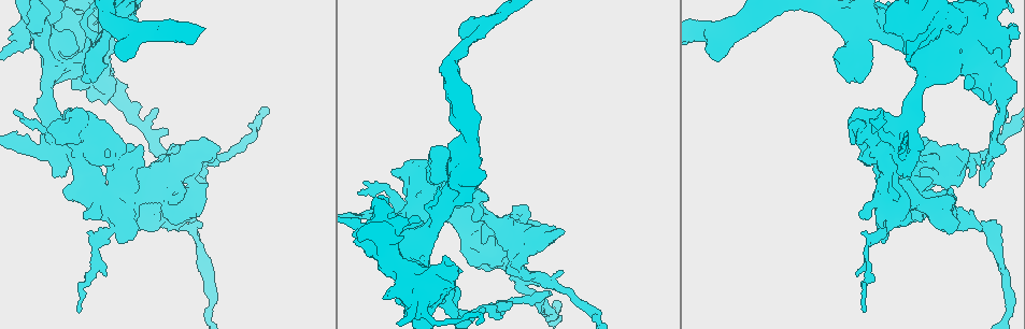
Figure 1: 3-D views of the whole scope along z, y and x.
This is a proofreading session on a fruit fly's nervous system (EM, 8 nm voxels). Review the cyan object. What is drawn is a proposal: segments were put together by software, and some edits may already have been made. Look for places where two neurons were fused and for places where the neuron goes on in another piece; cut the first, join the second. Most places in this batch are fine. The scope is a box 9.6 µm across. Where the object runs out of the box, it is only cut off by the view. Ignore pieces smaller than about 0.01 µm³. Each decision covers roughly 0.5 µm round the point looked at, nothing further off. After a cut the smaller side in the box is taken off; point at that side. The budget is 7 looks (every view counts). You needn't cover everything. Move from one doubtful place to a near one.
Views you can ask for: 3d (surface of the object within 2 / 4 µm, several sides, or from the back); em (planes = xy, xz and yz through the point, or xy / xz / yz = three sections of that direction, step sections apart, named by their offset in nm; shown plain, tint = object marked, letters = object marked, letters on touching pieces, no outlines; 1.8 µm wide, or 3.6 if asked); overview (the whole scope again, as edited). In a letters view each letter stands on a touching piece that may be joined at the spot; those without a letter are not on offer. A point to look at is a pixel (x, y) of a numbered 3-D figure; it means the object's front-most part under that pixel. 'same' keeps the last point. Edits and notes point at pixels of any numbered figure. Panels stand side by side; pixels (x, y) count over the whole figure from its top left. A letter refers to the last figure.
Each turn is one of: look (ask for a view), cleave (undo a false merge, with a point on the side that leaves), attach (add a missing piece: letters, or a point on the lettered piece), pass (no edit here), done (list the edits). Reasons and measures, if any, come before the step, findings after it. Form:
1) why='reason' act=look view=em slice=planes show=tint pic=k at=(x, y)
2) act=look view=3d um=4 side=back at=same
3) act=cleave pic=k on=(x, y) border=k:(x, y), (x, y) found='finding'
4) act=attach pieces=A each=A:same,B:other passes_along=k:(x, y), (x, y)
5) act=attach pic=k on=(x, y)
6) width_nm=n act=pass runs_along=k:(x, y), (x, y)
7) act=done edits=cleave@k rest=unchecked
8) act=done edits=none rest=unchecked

why='side arm on a straight run' act=look view=3d um=4 pic=1 at=(544, 280)

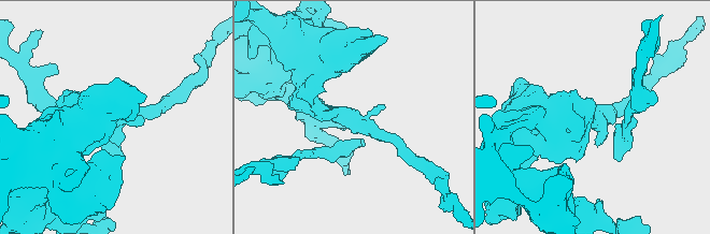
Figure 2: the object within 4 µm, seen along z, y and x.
arms=3 arm_widths_nm=200,240,260 act=look view=em slice=xy step=4 show=tint pic=2 at=(354, 121)

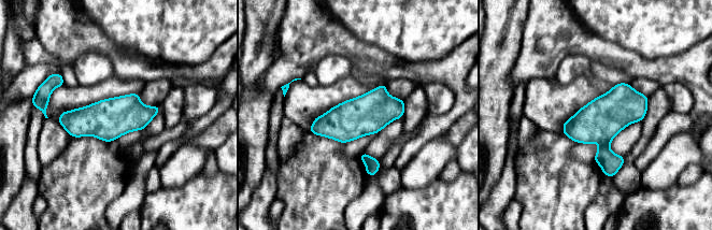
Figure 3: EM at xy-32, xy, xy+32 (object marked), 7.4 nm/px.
why='cut it another way' act=look view=em slice=planes show=letters at=same

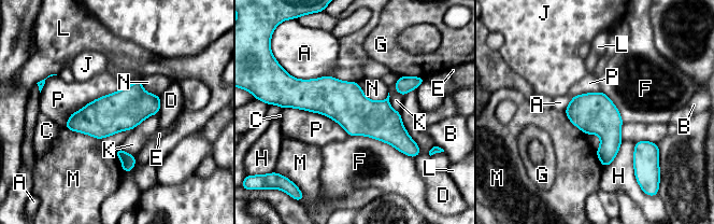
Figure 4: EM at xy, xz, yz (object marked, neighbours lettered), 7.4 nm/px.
act=pass each=A:other,B:other,C:other,D:other,E:other,F:other,G:other,H:other,J:other,K:other,L:other,M:other,N:other,P:other runs_along=4:(291, 100), (343, 101), (411, 143) found='one neuron here'

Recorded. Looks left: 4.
why='calibre changes' act=look view=3d um=4 pic=1 at=(914, 181)

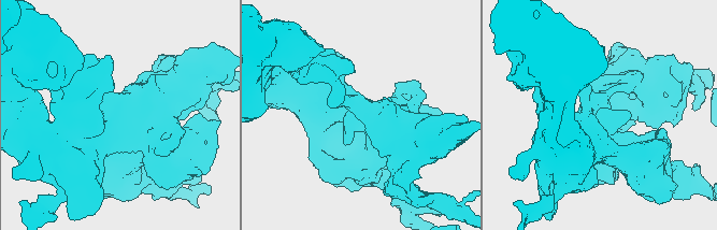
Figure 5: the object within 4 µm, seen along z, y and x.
act=look view=em slice=planes show=letters pic=5 at=(110, 118)

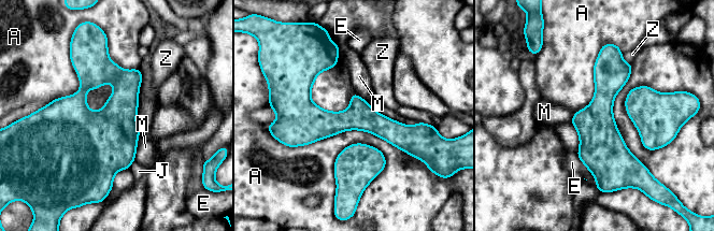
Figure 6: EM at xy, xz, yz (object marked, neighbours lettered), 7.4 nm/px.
width_nm=220 act=pass each=A:other,E:other,J:other,M:other,Z:other border=6:(287, 145), (365, 130), (413, 157) found='continuous, no second neuron'

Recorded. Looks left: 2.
act=done edits=none rest=unchecked

